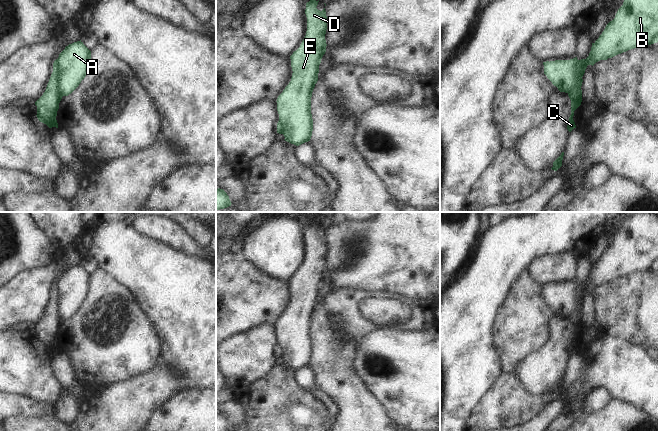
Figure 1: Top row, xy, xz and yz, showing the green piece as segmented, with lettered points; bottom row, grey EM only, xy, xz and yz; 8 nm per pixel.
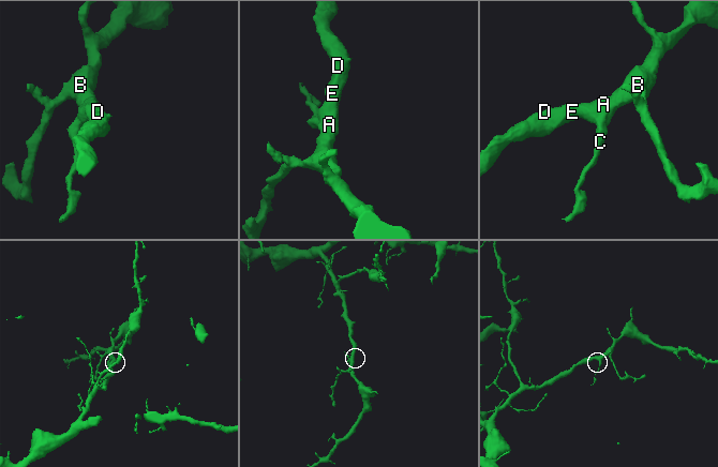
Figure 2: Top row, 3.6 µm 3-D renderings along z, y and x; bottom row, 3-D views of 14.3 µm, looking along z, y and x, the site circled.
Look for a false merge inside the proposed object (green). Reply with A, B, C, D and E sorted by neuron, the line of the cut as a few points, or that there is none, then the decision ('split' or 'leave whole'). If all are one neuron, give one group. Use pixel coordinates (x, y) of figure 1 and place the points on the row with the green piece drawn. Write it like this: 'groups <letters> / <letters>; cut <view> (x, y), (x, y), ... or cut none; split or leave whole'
groups A B D E / C; cut yz (577, 59), (573, 86), (567, 92); split

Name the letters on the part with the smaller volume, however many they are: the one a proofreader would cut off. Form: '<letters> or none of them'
C

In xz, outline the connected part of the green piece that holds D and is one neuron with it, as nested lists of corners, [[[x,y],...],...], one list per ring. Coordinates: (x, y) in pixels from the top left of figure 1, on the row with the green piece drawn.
[[[310,0],[306,3],[307,31],[300,47],[290,56],[292,77],[289,84],[277,98],[279,122],[285,127],[283,133],[285,141],[299,146],[310,141],[313,131],[311,114],[311,97],[315,84],[318,81],[319,65],[326,52],[325,34],[327,30],[327,16],[325,8],[320,11],[316,7],[318,1]]]

